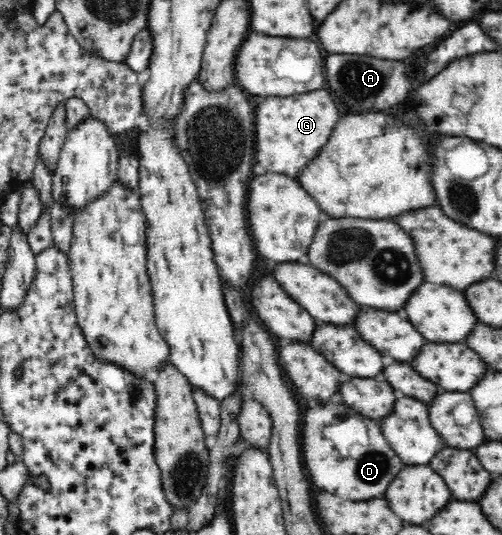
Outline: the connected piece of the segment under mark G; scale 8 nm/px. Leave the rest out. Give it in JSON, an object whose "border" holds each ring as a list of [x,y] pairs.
{"border":[[[314,90],[290,98],[264,98],[256,114],[256,160],[266,172],[298,176],[328,142],[343,112],[332,92]]]}

